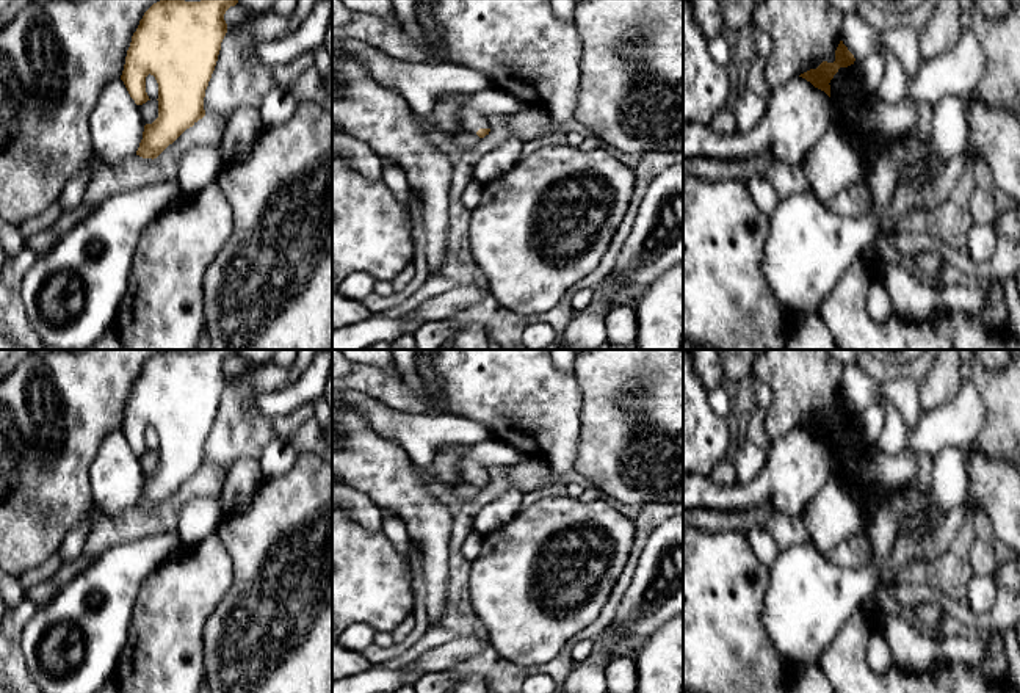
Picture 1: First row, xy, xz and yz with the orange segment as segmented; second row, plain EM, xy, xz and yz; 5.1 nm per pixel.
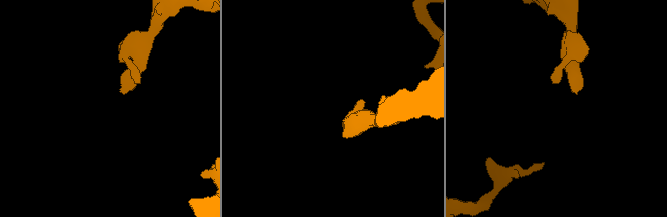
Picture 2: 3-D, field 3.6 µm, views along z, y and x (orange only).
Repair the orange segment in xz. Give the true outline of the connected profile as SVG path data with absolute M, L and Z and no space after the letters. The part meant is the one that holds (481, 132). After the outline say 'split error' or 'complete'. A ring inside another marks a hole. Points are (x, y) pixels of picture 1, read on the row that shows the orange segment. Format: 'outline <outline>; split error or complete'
outline M492 86L484 91L470 93L468 100L456 116L456 122L461 132L484 138L490 132L494 118L505 118L526 107L525 102L512 94Z; split error

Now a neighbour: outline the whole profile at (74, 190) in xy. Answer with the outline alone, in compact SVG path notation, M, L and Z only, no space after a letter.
M92 157L81 172L64 183L63 191L56 201L64 212L75 210L81 204L92 176L92 169L97 163L99 160Z

